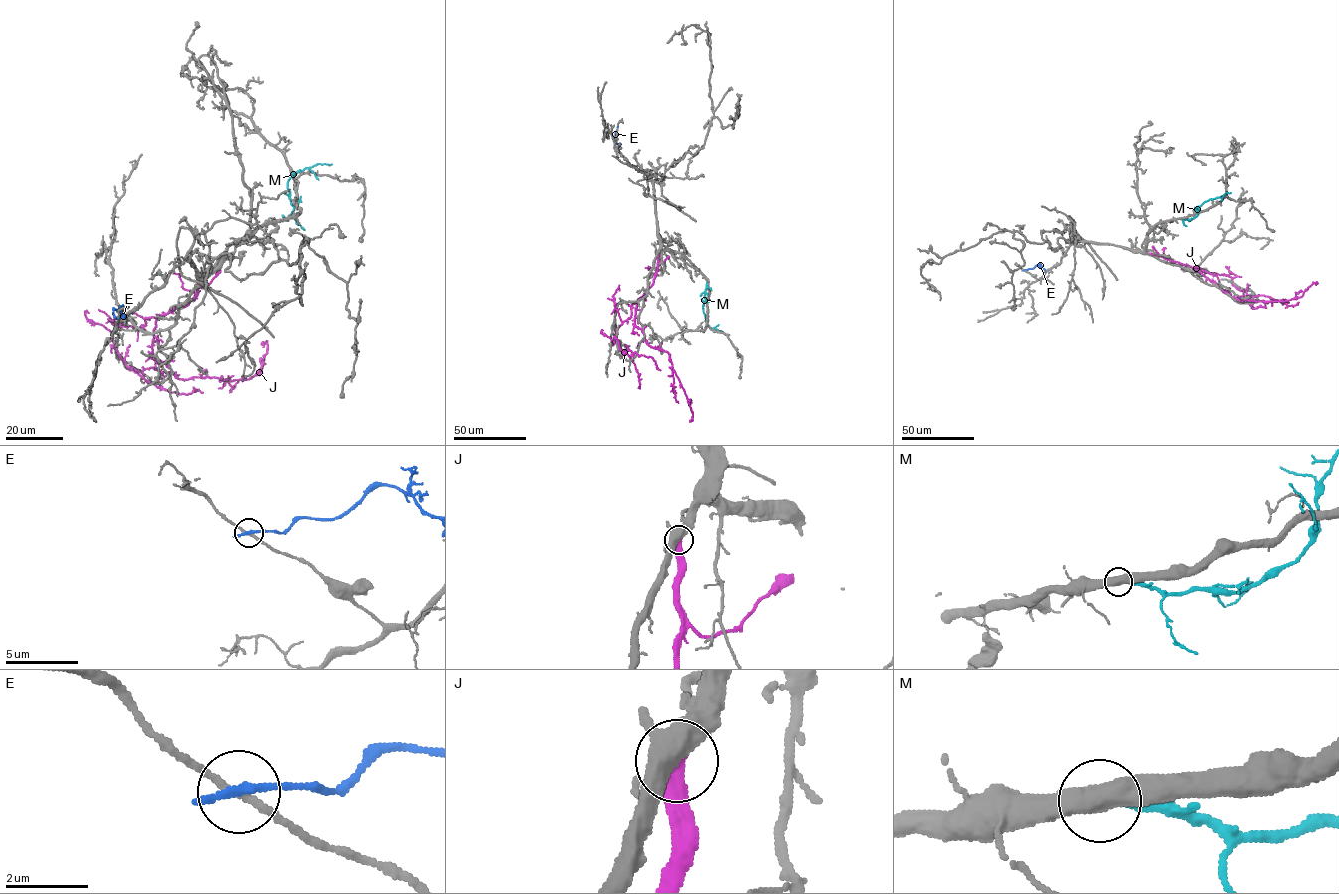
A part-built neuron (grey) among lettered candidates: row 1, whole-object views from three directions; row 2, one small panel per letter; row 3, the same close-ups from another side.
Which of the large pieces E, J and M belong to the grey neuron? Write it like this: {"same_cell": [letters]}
{"same_cell": []}

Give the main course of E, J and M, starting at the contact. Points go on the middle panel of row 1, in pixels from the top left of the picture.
E: (617, 128), (615, 142), (620, 149)
J: (658, 253), (653, 283), (638, 300), (634, 325), (641, 330), (648, 344), (668, 354), (692, 411), (690, 420)
M: (707, 282), (703, 305), (706, 324), (725, 334)

